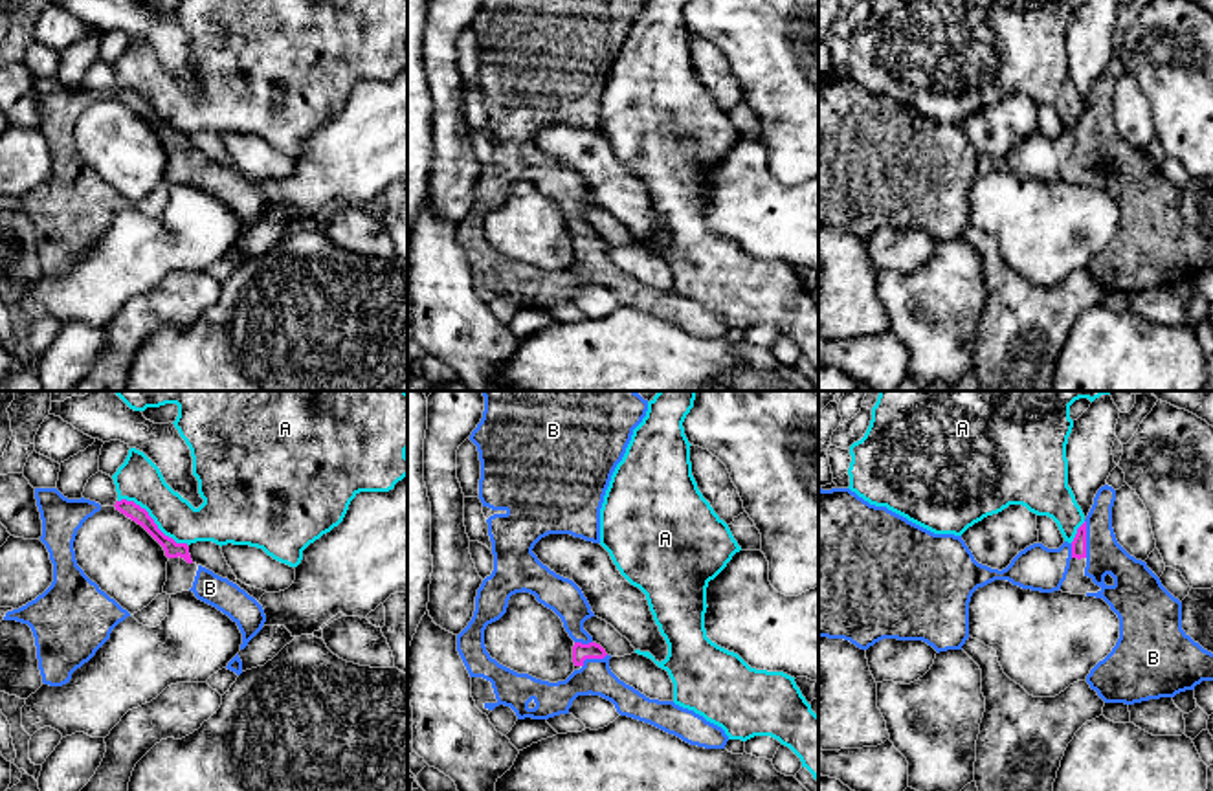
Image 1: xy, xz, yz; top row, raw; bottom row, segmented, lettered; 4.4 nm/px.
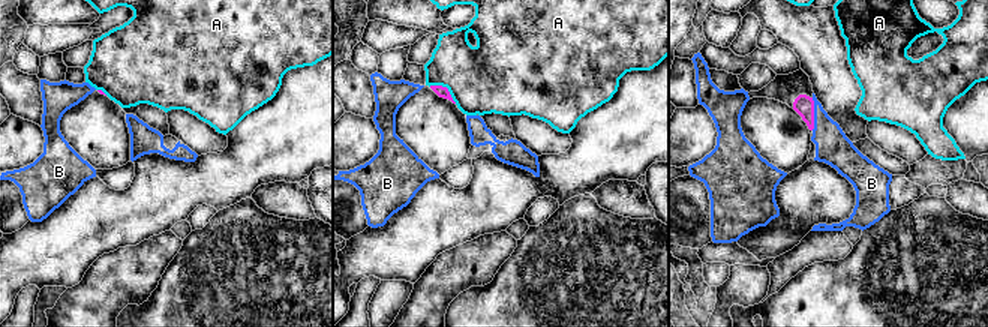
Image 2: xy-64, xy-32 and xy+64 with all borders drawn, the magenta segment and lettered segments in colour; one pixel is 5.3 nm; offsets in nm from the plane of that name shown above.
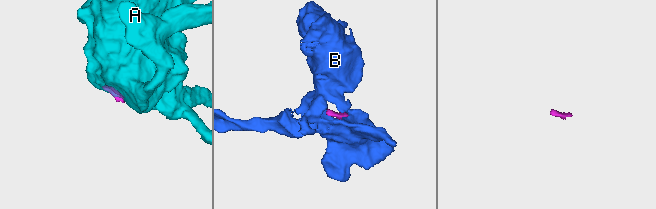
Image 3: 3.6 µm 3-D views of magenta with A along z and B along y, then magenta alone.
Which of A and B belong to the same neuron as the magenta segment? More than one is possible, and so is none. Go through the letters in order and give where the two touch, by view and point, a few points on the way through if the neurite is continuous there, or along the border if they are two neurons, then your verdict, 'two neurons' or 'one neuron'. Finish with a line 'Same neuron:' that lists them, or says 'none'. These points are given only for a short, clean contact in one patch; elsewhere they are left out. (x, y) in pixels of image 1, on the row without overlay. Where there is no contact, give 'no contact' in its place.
A: meets magenta in xy at (153, 109); border along xy (118, 89), (133, 89), (166, 123), (188, 133); two neurons
B: meets magenta in yz at (1085, 127); one neuron
Same neuron: B

